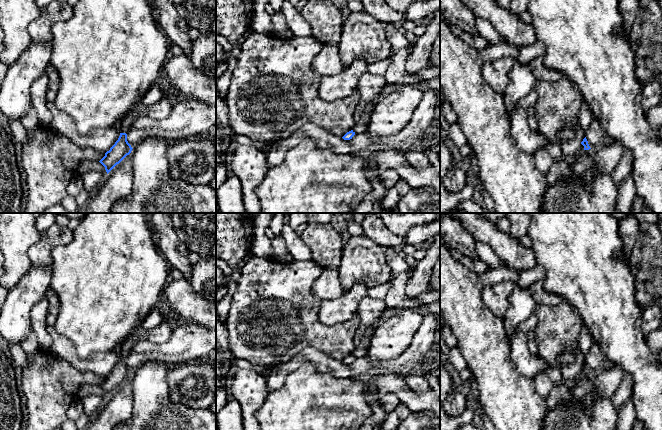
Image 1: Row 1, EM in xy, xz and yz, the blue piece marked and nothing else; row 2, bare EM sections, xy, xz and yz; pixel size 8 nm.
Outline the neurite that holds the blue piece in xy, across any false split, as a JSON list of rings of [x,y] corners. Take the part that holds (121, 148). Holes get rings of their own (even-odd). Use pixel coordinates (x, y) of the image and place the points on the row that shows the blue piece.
[[[140,105],[134,106],[133,109],[121,121],[121,133],[118,140],[110,148],[110,150],[105,153],[105,156],[99,161],[105,167],[107,174],[127,155],[131,153],[133,148],[127,141],[126,133],[129,131],[134,121],[139,117],[141,108],[142,107]]]

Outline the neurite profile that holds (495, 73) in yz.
[[[505,57],[500,60],[488,60],[482,66],[483,80],[500,96],[505,93],[509,72],[515,62],[513,57]]]

